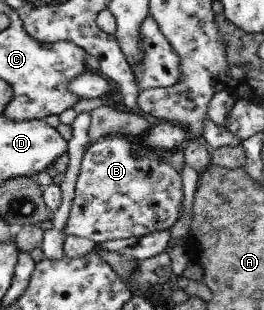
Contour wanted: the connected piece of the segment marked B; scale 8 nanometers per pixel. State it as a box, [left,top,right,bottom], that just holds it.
[63,136,181,244]

